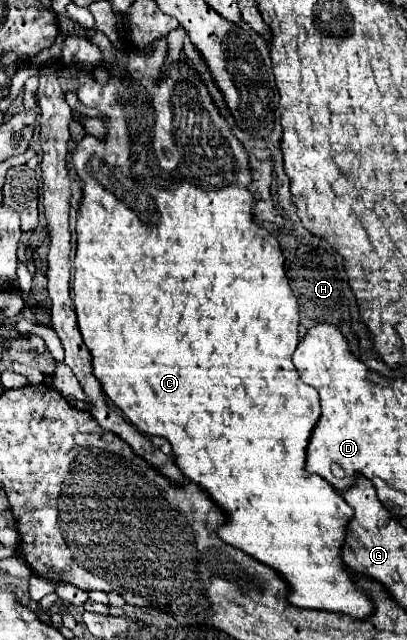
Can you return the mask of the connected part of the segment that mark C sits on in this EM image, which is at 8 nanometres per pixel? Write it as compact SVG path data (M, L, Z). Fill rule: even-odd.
M95 31L91 37L95 45L103 51L105 61L109 63L113 57L119 57L119 67L111 69L111 79L105 85L99 85L93 77L93 73L87 71L75 71L79 89L77 97L85 107L99 109L107 117L107 139L95 139L91 135L85 135L77 149L71 155L71 163L83 181L83 199L79 205L79 217L77 217L77 255L75 255L75 281L73 281L73 293L75 293L75 313L79 321L79 331L83 335L83 341L91 353L93 363L93 375L99 379L103 393L107 399L145 435L159 435L167 439L173 447L175 465L181 469L181 473L195 485L201 485L205 493L223 509L227 521L219 527L219 537L227 541L229 545L241 549L243 553L255 557L259 563L273 567L289 585L289 603L295 603L295 607L303 609L317 609L317 611L331 611L331 613L343 613L353 619L367 619L371 613L375 613L371 597L357 587L351 573L347 571L343 559L341 559L341 547L345 543L347 525L353 519L353 509L345 503L345 499L323 481L319 475L309 475L305 471L305 453L311 439L311 433L321 417L319 407L319 395L313 387L305 385L297 369L291 363L291 355L297 349L299 343L299 305L297 299L289 287L289 279L285 277L283 269L283 255L281 247L275 237L269 237L269 233L253 223L251 207L253 207L253 195L247 189L251 183L251 171L249 171L249 159L243 149L243 145L235 139L235 135L227 129L225 119L219 115L217 107L211 101L211 95L207 87L197 79L193 69L183 61L171 65L167 69L167 79L159 81L161 65L167 57L167 41L159 39L149 55L143 55L135 47L129 47L127 51L117 51L111 41L101 33Z

